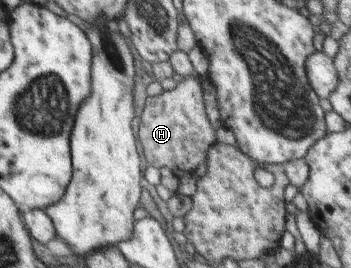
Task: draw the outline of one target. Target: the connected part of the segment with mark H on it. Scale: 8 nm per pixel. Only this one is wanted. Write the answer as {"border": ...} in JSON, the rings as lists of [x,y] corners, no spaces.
{"border":[[[195,72],[182,77],[171,90],[145,97],[143,112],[139,117],[139,144],[146,163],[173,172],[193,171],[206,158],[208,148],[215,142],[215,131],[205,115],[201,85]]]}

